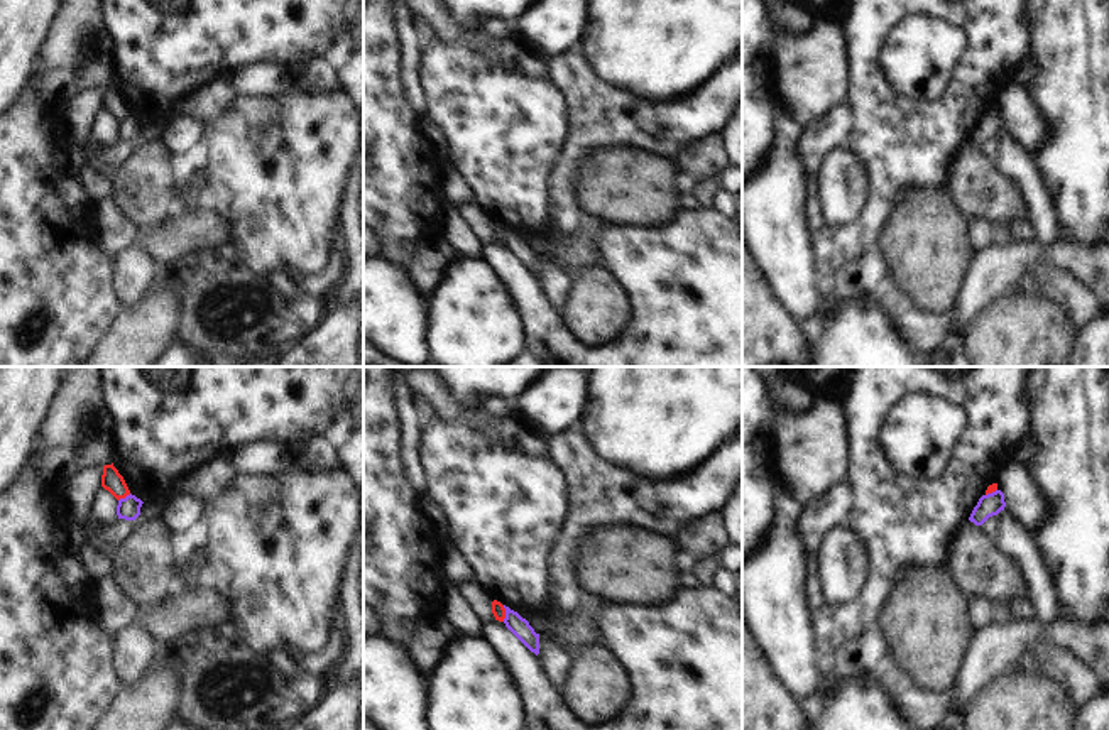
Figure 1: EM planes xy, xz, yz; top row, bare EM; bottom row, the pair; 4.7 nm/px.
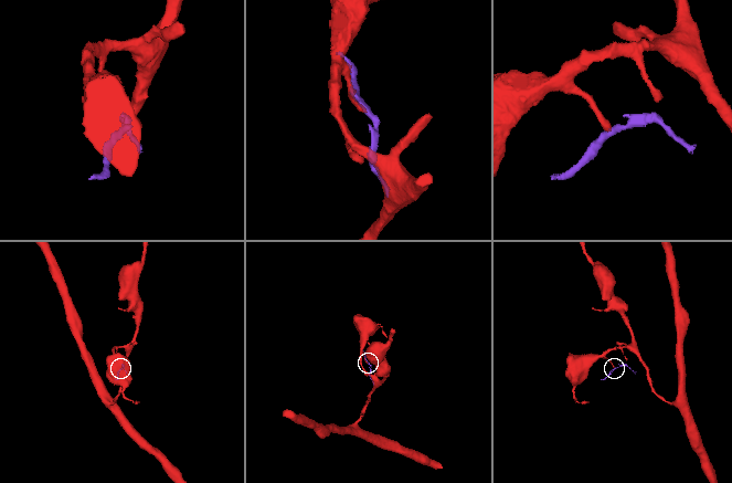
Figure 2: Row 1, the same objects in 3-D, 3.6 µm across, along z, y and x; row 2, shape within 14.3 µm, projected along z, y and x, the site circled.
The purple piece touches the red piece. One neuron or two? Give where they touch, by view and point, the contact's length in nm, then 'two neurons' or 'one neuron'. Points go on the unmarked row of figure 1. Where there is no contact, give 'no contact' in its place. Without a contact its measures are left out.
meets purple in xz at (506, 235); contact 80 nm long; two neurons

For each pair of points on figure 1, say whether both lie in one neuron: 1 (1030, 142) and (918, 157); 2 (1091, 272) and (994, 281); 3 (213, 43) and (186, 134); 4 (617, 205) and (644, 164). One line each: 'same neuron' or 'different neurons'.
1: different neurons
2: same neuron
3: different neurons
4: same neuron

